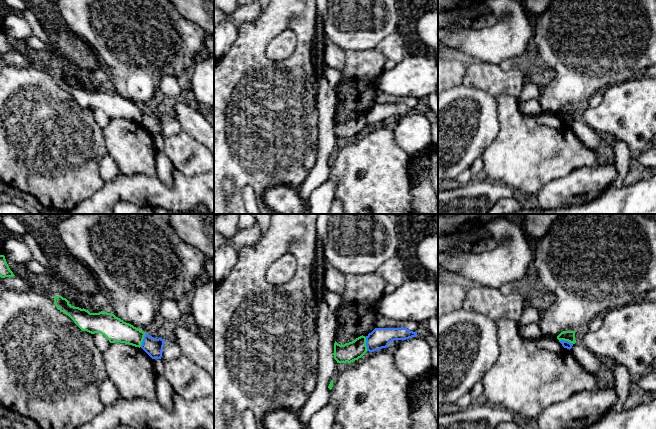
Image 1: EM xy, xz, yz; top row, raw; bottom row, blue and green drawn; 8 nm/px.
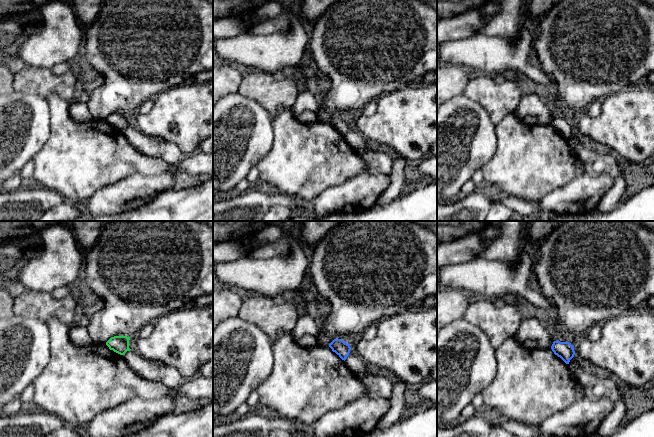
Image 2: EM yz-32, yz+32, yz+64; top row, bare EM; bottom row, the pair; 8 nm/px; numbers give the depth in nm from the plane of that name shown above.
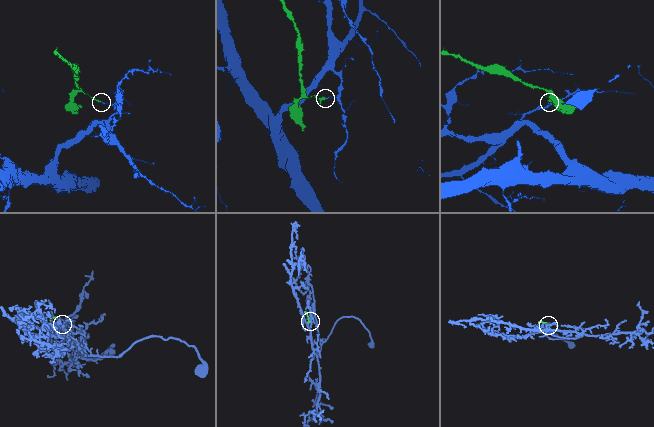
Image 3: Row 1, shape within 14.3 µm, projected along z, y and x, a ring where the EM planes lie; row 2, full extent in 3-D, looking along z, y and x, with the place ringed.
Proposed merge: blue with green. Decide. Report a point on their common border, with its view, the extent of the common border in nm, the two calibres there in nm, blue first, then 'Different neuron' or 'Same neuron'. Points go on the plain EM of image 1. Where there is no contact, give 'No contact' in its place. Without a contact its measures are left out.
Touches blue at yz (566, 117). Shared border 120 nm. Thickness 60 nm (blue) against 90 nm. Different neuron

